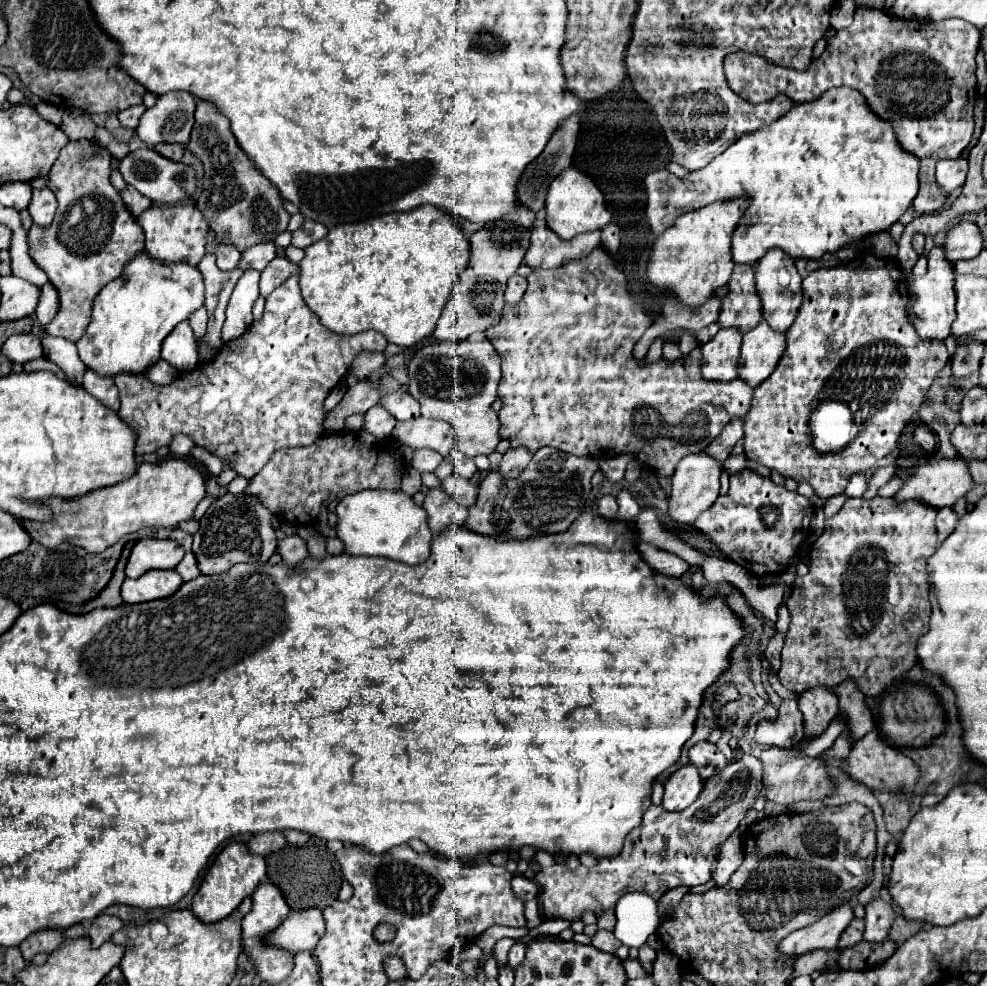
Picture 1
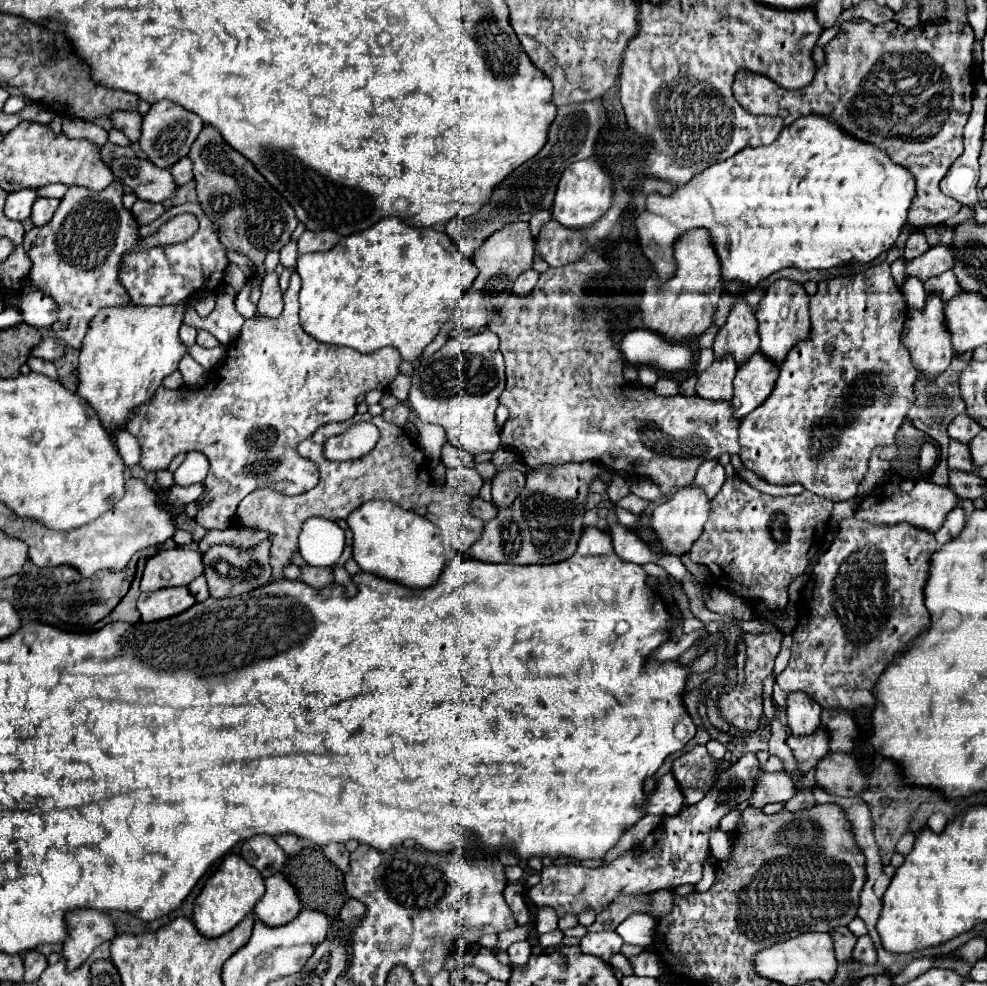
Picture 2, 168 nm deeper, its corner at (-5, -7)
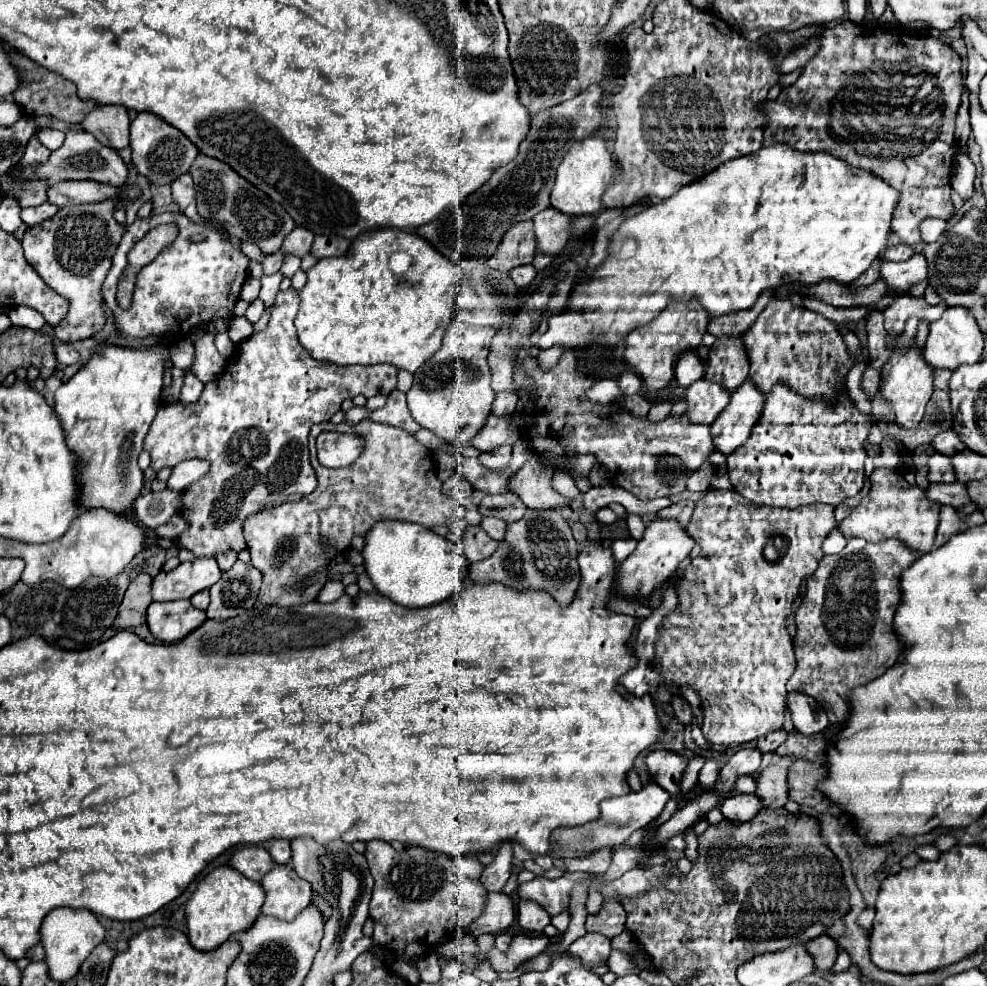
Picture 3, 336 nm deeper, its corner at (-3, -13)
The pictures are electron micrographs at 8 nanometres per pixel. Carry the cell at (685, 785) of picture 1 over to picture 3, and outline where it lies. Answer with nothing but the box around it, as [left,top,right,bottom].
[551,782,669,858]

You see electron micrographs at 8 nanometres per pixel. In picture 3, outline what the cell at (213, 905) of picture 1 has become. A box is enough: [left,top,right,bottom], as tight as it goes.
[185,866,265,952]

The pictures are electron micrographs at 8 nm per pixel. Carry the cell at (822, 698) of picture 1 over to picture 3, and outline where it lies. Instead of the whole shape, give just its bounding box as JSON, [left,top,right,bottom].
[757,758,791,810]

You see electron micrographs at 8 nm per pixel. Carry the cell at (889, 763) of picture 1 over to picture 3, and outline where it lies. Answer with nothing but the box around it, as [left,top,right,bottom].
[787,760,827,806]

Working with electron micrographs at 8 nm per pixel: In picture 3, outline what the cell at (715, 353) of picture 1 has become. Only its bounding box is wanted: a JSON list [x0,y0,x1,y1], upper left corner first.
[687,378,729,424]

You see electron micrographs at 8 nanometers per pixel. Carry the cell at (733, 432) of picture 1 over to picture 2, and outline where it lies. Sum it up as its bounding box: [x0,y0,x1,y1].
[693,460,725,498]

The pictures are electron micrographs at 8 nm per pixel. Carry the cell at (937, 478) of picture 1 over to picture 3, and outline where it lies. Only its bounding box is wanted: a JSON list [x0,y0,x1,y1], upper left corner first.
[837,468,939,554]

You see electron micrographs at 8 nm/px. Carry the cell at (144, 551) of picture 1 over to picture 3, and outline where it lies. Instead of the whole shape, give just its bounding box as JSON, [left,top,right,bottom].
[151,557,221,602]

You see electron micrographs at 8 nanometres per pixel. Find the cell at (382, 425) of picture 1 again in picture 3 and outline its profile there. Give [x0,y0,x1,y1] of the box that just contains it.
[369,390,421,432]

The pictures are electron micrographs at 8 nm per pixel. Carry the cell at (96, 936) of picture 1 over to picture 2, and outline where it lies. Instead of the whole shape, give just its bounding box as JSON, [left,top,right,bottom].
[63,912,117,970]

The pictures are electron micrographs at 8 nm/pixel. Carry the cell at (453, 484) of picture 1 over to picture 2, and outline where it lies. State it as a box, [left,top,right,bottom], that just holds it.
[469,498,497,520]

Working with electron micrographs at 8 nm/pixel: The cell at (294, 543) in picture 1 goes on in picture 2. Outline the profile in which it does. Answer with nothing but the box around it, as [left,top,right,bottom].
[299,566,333,588]

